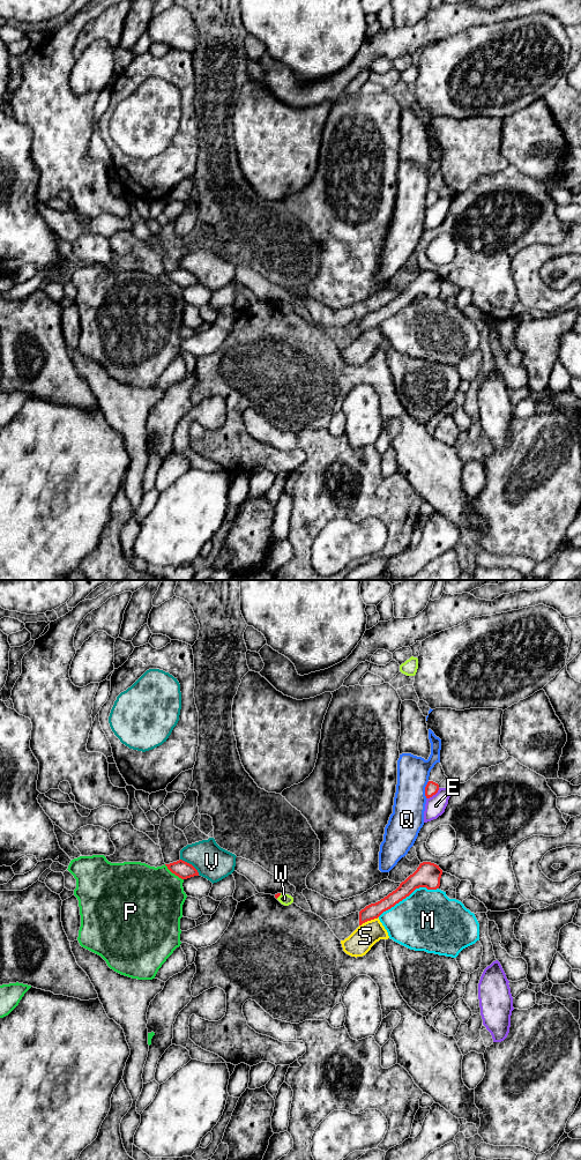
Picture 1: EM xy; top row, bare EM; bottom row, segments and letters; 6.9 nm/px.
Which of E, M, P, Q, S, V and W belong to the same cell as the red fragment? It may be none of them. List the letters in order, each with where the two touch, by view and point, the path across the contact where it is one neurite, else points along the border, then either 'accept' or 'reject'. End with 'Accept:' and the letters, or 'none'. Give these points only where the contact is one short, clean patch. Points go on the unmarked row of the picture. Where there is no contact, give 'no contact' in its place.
E: xy (433, 202) | reject
M: xy (408, 304) | reject
P: xy (173, 281) | reject
Q: xy (425, 199) | reject
S: xy (369, 328) | reject
V: xy (191, 273) | reject
W: xy (278, 304) | along xy (281, 302), (276, 306) | reject
Accept: none

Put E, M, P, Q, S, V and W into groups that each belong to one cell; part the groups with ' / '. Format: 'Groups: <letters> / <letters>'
Groups: E / M / P / Q / S / V / W

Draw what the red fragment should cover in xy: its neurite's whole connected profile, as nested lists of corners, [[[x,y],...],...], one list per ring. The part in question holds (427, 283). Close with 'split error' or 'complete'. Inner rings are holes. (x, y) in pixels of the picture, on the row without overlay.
[[[431,270],[420,272],[417,278],[402,290],[395,299],[380,310],[366,314],[359,320],[359,334],[367,329],[378,327],[383,320],[390,318],[396,312],[409,305],[416,297],[439,297],[441,283],[442,278],[439,274]]]; complete

